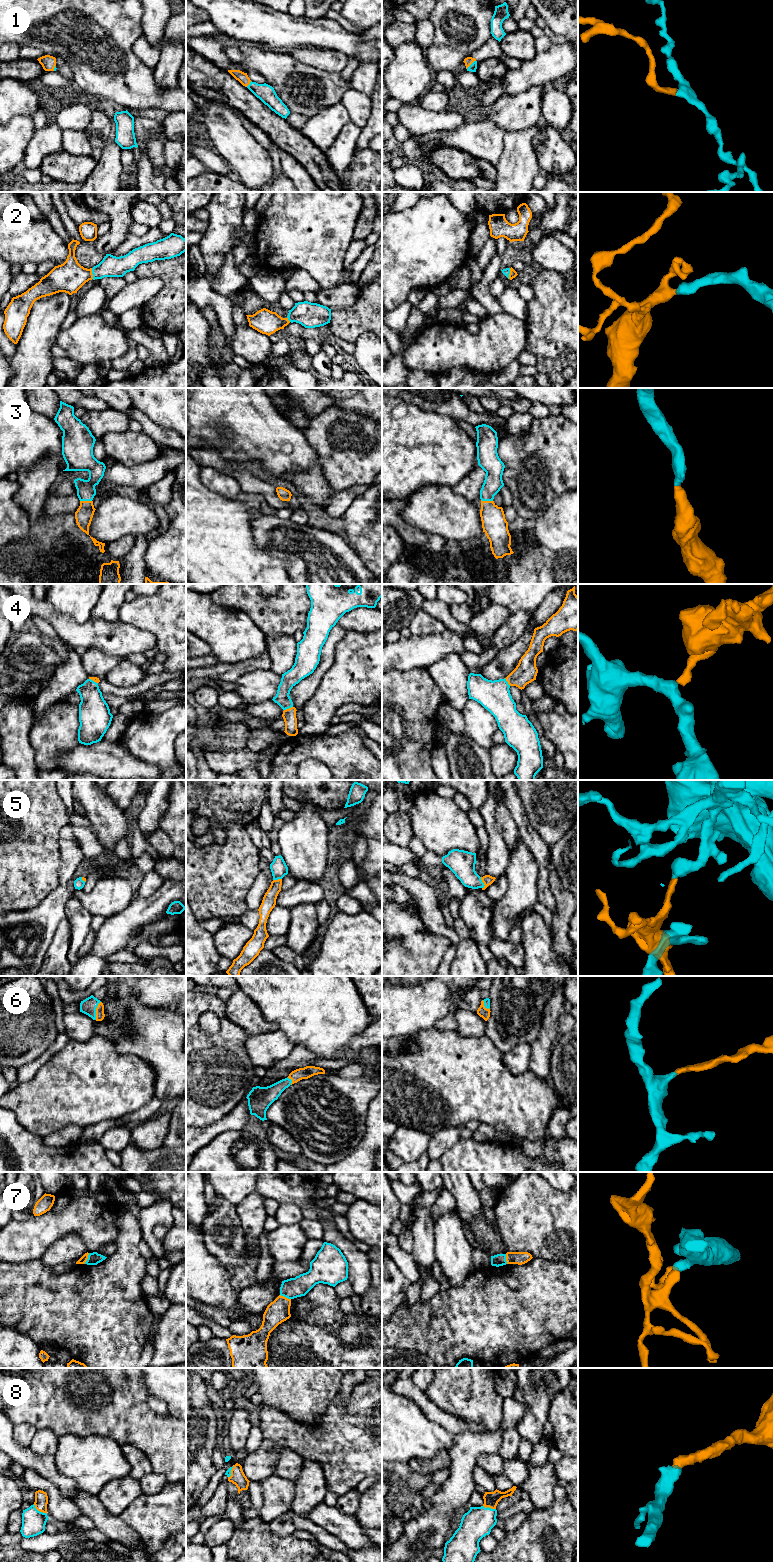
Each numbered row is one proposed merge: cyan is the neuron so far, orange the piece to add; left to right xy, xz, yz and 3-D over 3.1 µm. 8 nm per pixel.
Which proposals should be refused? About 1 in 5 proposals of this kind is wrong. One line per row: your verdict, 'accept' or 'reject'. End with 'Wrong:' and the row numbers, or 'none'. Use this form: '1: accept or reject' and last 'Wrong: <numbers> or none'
1: accept
2: accept
3: accept
4: accept
5: accept
6: accept
7: reject
8: accept
Wrong: 7

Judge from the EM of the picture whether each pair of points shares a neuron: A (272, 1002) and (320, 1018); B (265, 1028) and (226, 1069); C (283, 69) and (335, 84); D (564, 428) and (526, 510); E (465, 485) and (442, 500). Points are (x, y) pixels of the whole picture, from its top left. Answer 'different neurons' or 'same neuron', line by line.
A: same neuron
B: different neurons
C: same neuron
D: same neuron
E: different neurons

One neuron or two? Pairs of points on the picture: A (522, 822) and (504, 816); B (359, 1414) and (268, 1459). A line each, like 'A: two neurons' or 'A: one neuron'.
A: two neurons
B: one neuron

